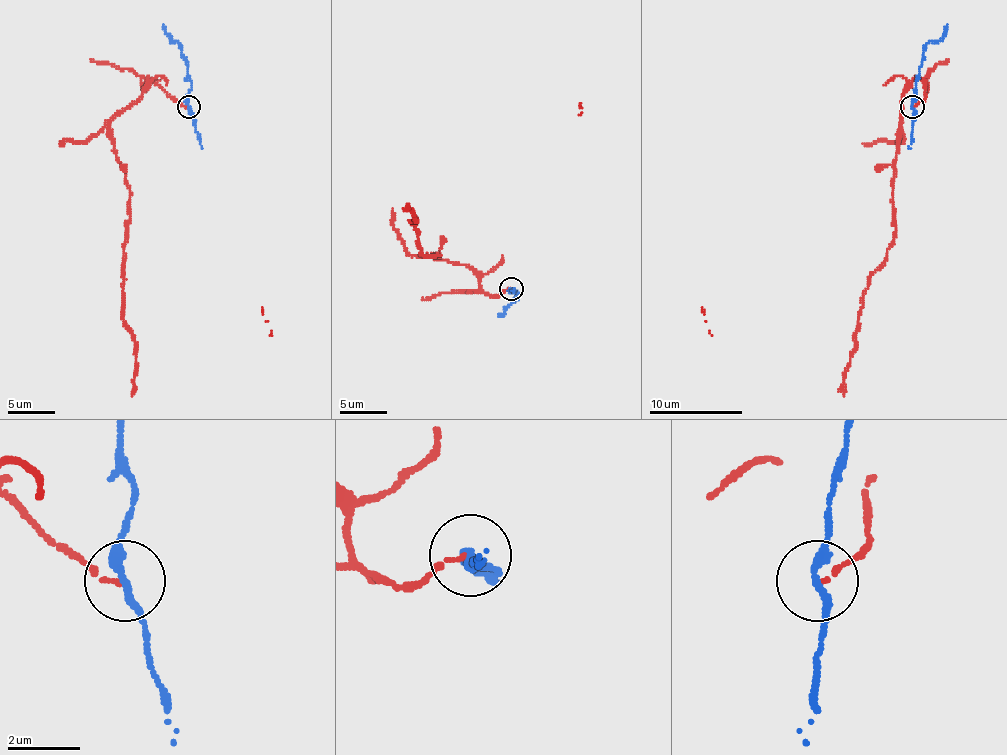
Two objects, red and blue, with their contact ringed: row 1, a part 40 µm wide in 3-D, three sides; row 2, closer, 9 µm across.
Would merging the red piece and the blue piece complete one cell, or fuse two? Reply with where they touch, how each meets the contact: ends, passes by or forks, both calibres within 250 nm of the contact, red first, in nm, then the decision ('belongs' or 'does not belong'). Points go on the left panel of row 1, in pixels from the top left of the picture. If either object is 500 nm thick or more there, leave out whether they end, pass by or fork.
place (188, 107); red ends; blue passes by; calibres 100 and 240 nm; does not belong

